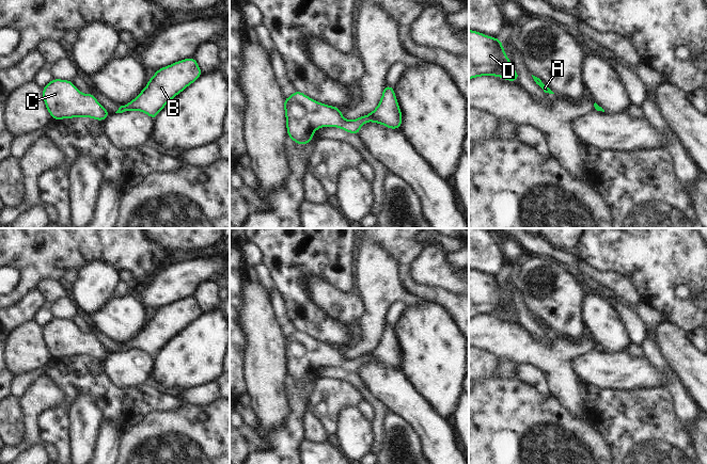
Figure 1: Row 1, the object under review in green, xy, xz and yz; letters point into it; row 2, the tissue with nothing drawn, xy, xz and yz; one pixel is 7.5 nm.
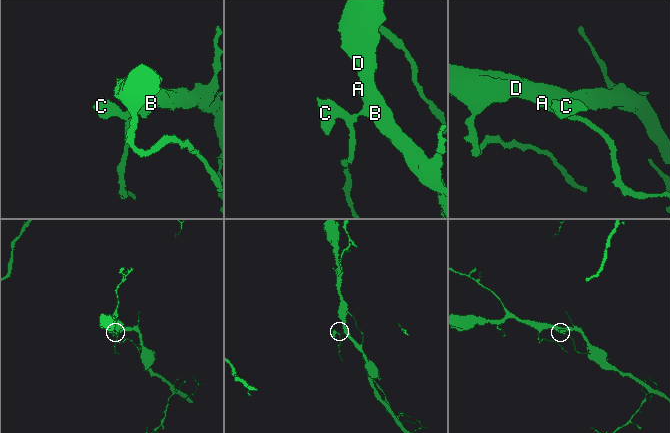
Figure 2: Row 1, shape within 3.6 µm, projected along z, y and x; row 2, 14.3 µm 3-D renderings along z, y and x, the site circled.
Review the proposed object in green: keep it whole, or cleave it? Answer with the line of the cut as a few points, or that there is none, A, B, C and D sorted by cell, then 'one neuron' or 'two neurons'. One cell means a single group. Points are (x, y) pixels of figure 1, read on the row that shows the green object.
cut none; groups A B C D; one neuron

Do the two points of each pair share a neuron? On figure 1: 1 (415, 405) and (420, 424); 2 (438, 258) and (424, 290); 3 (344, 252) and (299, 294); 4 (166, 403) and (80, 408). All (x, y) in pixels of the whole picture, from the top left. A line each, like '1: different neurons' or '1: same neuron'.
1: same neuron
2: different neurons
3: same neuron
4: different neurons

